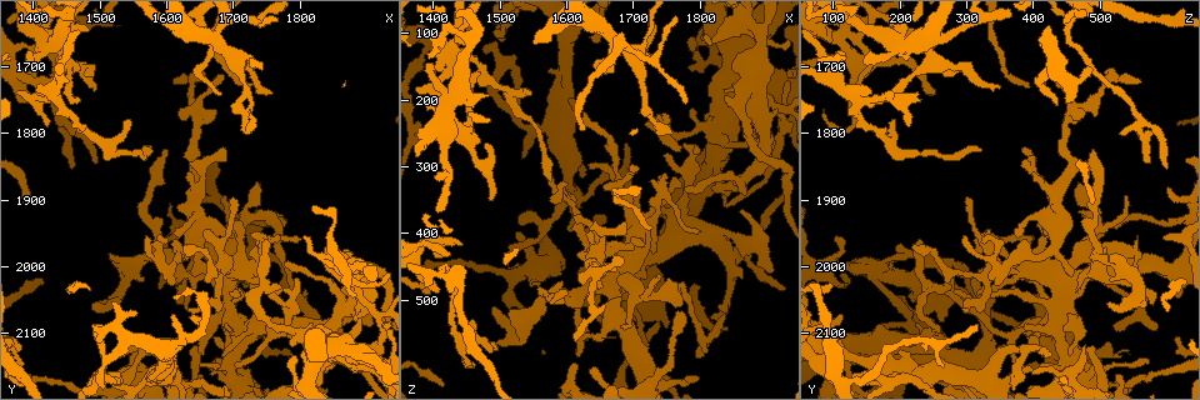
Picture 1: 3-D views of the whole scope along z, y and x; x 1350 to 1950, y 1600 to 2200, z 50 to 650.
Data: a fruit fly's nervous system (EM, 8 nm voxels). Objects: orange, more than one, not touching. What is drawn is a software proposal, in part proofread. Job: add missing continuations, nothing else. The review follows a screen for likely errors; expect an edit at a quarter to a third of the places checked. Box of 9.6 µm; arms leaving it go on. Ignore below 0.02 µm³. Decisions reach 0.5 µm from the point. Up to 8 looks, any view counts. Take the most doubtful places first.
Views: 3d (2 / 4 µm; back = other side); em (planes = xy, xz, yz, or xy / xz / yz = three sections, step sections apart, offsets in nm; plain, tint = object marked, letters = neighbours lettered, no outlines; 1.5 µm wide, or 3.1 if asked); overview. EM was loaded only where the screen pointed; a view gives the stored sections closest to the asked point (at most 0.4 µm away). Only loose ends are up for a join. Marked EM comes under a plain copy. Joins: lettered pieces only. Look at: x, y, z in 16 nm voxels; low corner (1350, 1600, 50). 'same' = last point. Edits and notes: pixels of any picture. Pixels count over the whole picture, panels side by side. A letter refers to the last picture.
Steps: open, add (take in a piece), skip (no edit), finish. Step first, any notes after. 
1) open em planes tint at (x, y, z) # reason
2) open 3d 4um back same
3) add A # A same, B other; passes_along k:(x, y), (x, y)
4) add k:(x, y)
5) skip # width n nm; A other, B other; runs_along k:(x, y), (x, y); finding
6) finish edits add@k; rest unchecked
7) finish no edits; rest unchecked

open em planes tint at (1390, 1685, 205) # free end

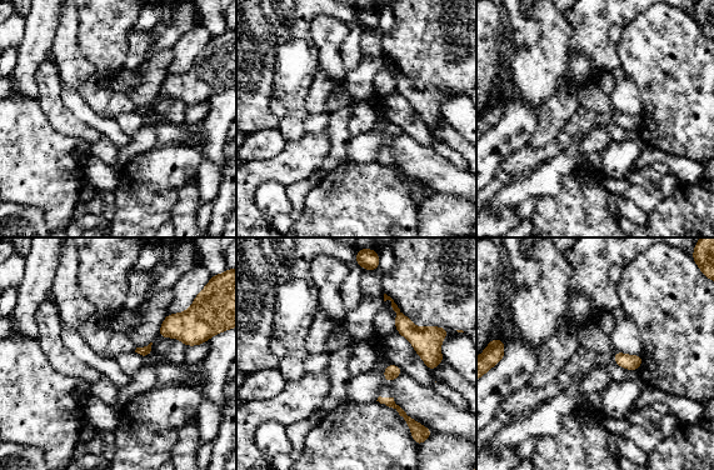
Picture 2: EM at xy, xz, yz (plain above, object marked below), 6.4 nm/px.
open em planes letters same

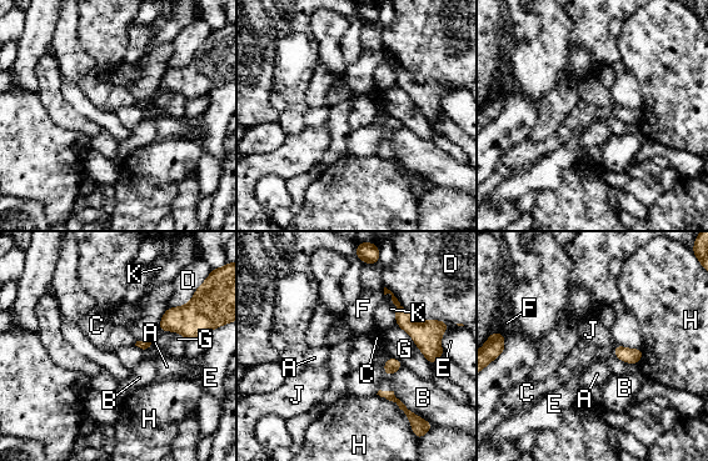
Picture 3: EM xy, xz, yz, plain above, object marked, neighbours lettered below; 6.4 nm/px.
skip # A other, B other, C other, D other, E other, F other, G other, H other, J other, K other; no lettered piece goes on from it

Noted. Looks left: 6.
open em planes letters at (1625, 1965, 225) # tapers out

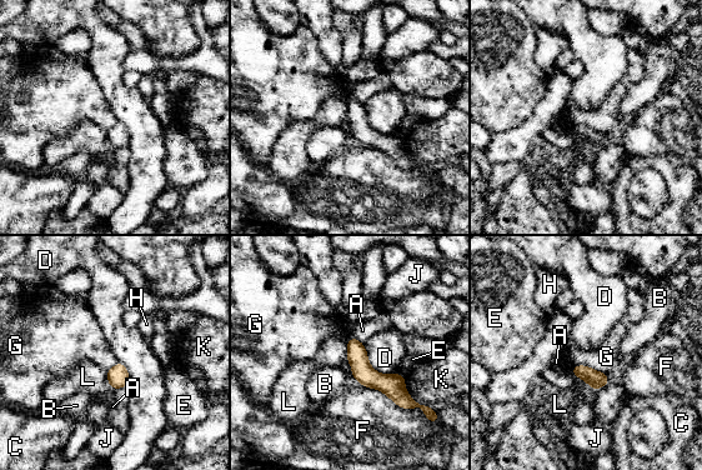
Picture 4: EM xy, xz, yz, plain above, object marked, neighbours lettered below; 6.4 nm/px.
skip # width 110 nm; longest_contact F 400 nm; A other, B other, C other, D other, E other, F other, G other, H other, J other, K other, L other; none of them fits

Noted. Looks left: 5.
open 3d 2um at (1655, 1950, 335) # thin end

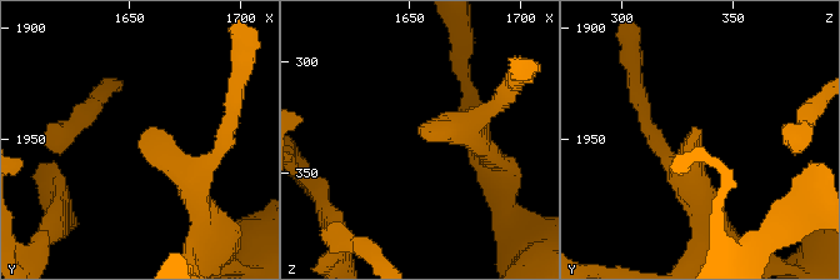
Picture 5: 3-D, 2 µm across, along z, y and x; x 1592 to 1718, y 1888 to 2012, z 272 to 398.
open em planes letters at (1654, 1950, 330) # now the EM

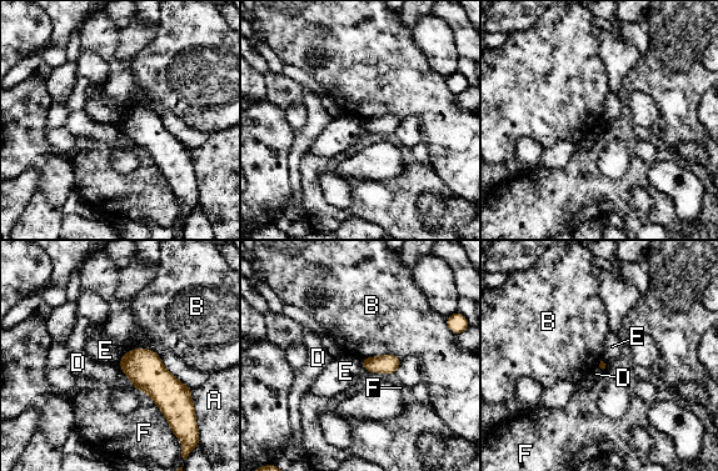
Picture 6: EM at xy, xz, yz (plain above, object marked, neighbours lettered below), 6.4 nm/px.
skip # A other, B other, D other, E other, F other; border 6:(123, 354), (119, 364); none of them fits

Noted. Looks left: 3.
finish no edits; rest unchecked

